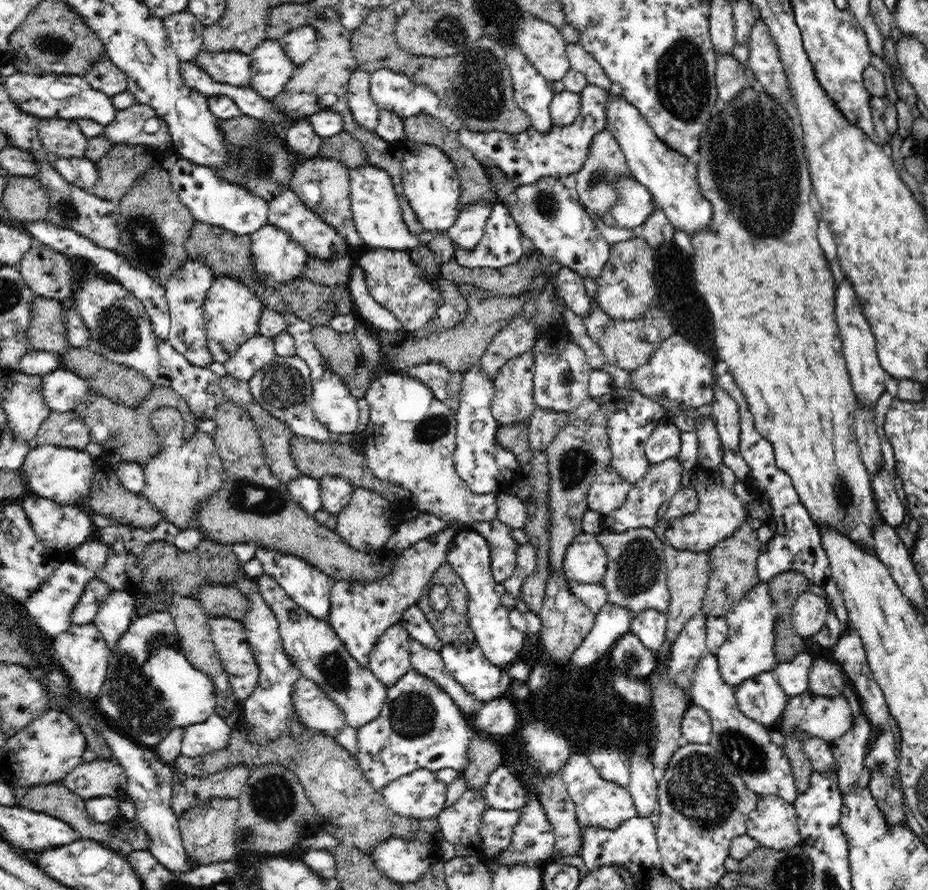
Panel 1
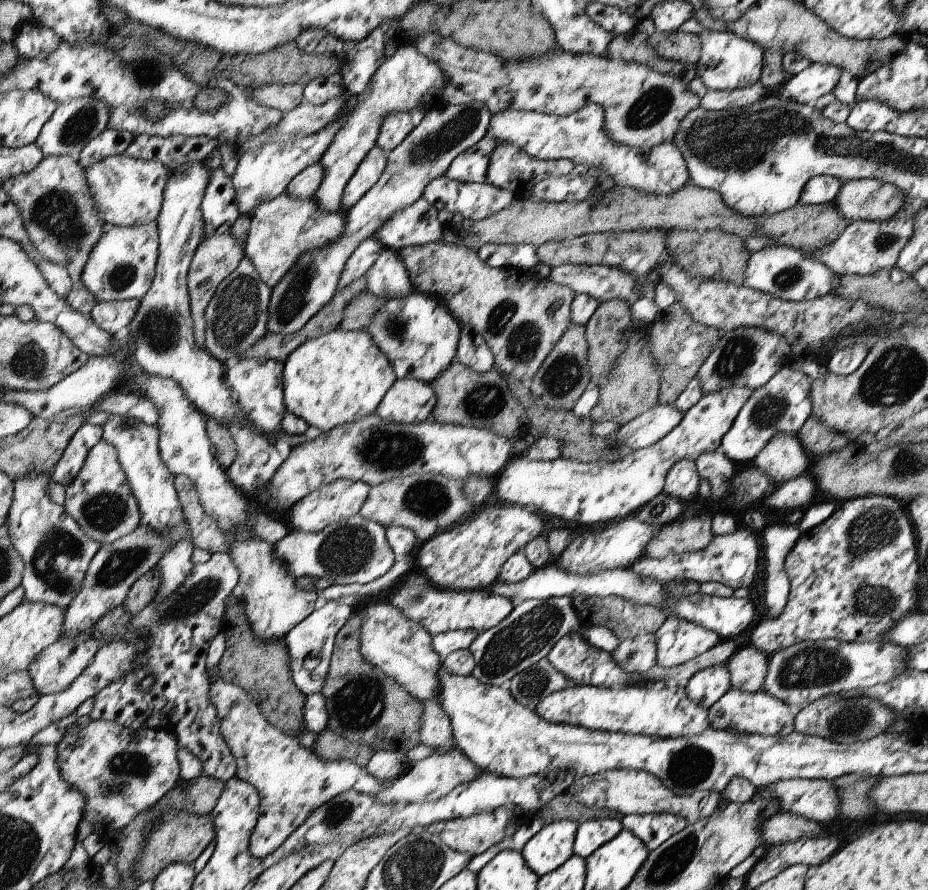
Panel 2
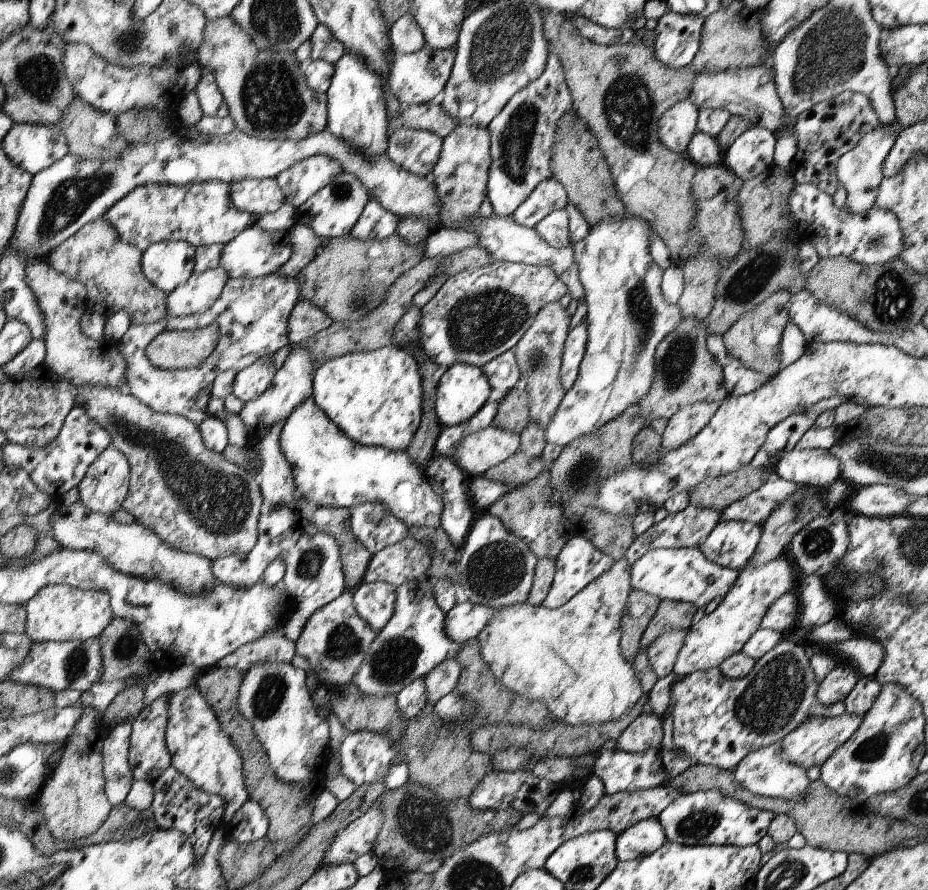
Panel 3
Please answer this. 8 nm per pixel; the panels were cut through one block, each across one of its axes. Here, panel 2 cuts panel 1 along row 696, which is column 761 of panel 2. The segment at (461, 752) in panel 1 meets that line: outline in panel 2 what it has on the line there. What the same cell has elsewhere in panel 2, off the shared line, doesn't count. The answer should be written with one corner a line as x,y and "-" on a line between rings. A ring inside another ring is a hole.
789,365
782,367
764,386
755,388
745,400
730,430
722,437
720,448
737,465
752,464
756,455
767,442
778,433
798,434
813,408
810,398
811,378
802,371
795,371

